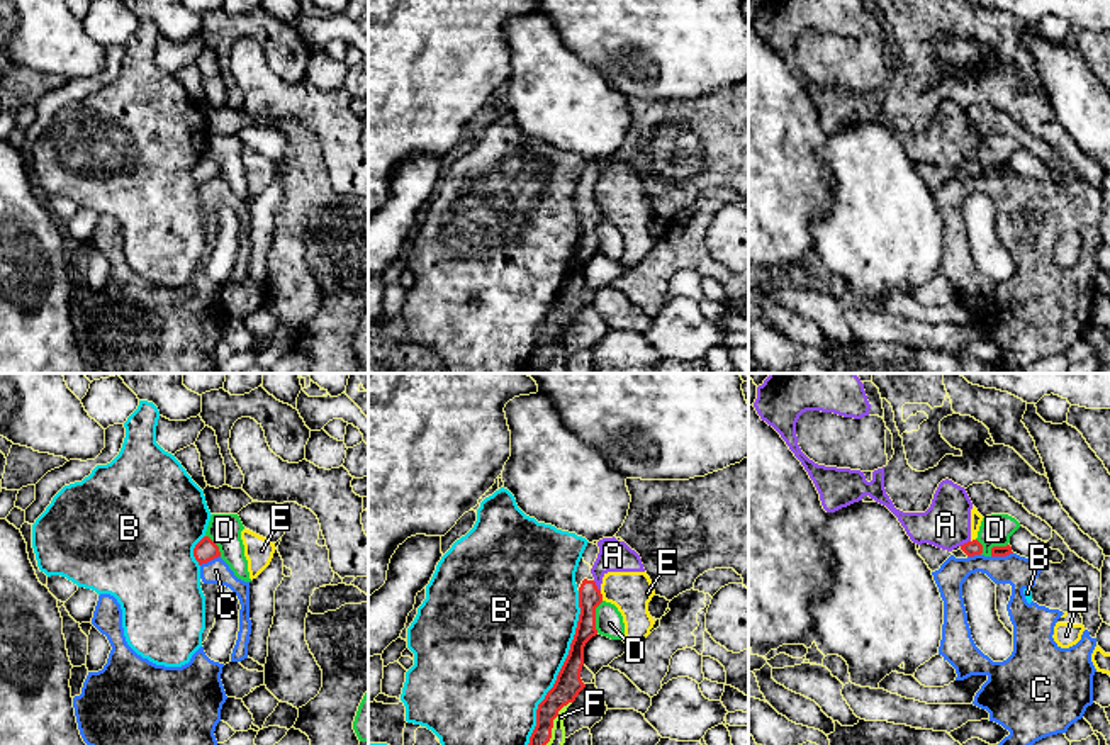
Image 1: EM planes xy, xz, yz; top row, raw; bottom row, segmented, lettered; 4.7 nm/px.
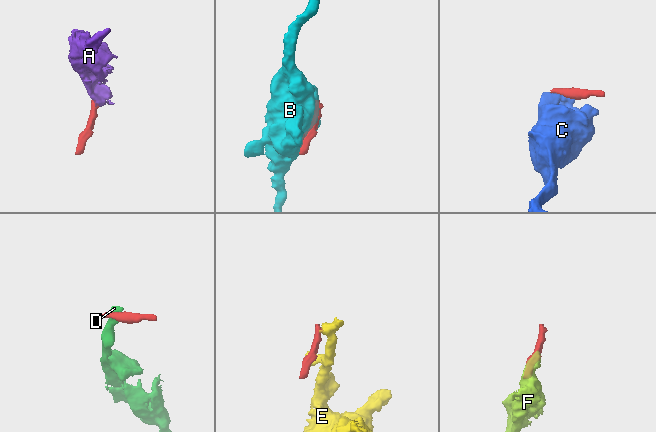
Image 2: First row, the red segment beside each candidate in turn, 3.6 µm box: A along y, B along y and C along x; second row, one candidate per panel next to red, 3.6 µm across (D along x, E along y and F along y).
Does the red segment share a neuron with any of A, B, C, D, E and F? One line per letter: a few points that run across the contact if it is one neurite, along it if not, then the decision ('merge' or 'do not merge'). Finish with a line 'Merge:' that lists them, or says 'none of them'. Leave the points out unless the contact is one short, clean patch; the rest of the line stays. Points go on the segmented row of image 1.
A: line xz (593, 581), (599, 591); do not merge
B: do not merge
C: line yz (1012, 552), (992, 557); do not merge
D: line xz (603, 601), (596, 608), (596, 632); do not merge
E: line xz (599, 591), (603, 599); do not merge
F: line xz (571, 701), (559, 711), (554, 720), (552, 737), (545, 744); do not merge
Merge: none of them

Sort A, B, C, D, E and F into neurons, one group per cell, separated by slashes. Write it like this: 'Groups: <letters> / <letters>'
Groups: A E / B / C / D / F

